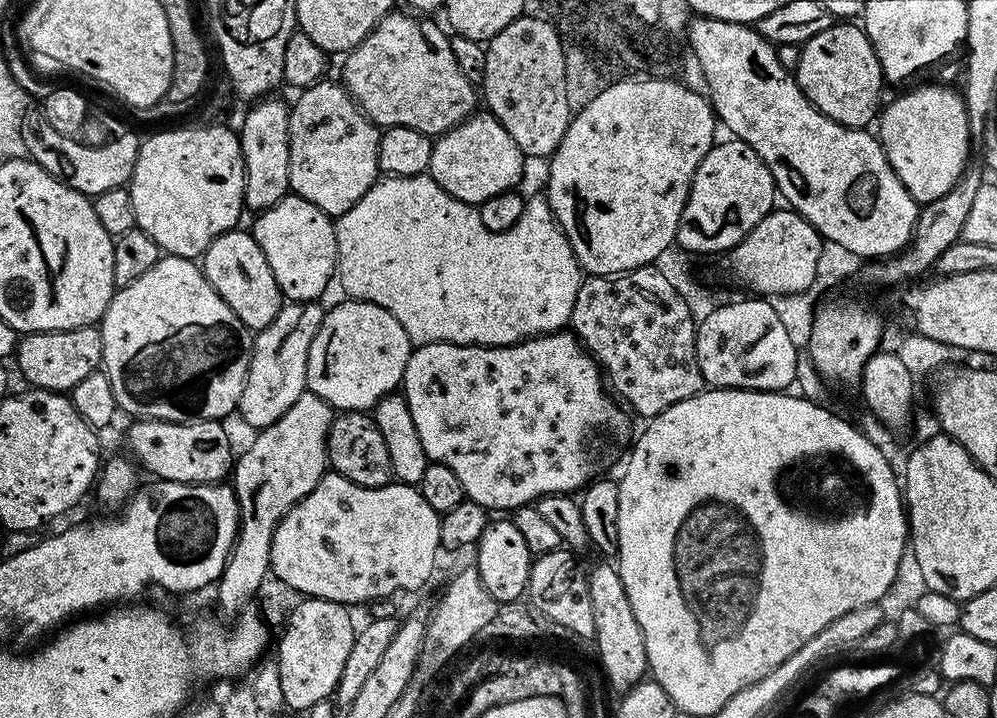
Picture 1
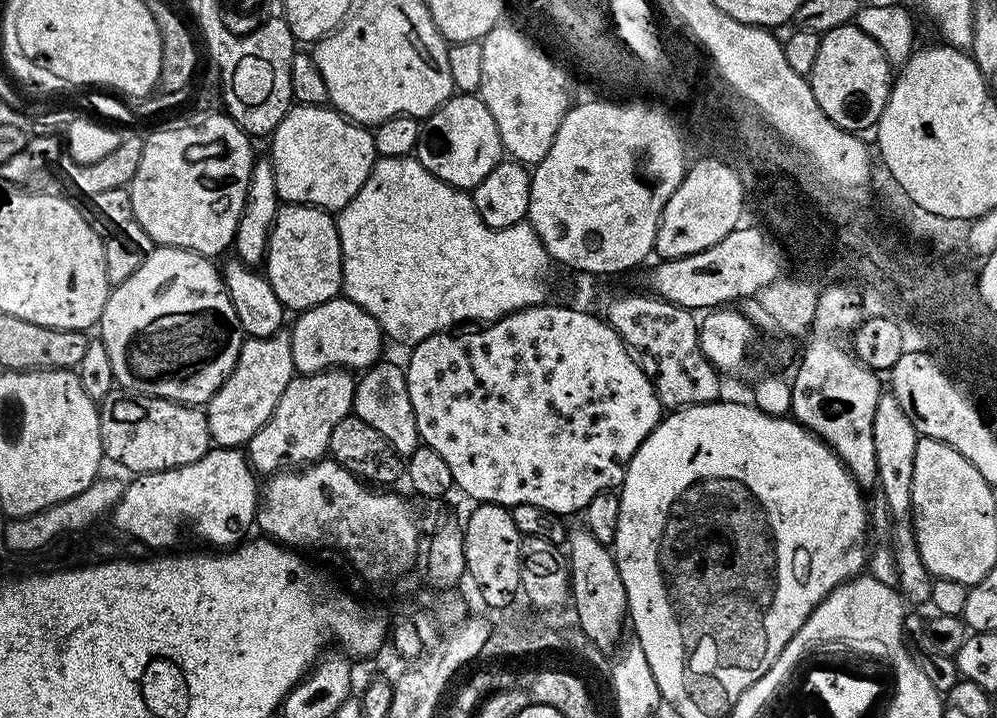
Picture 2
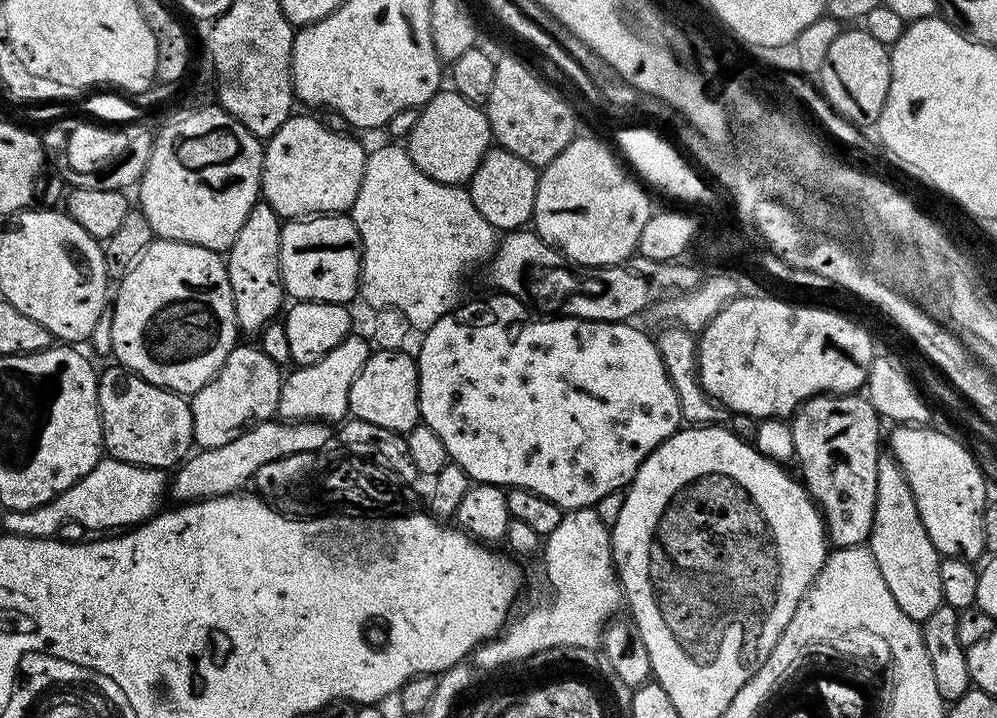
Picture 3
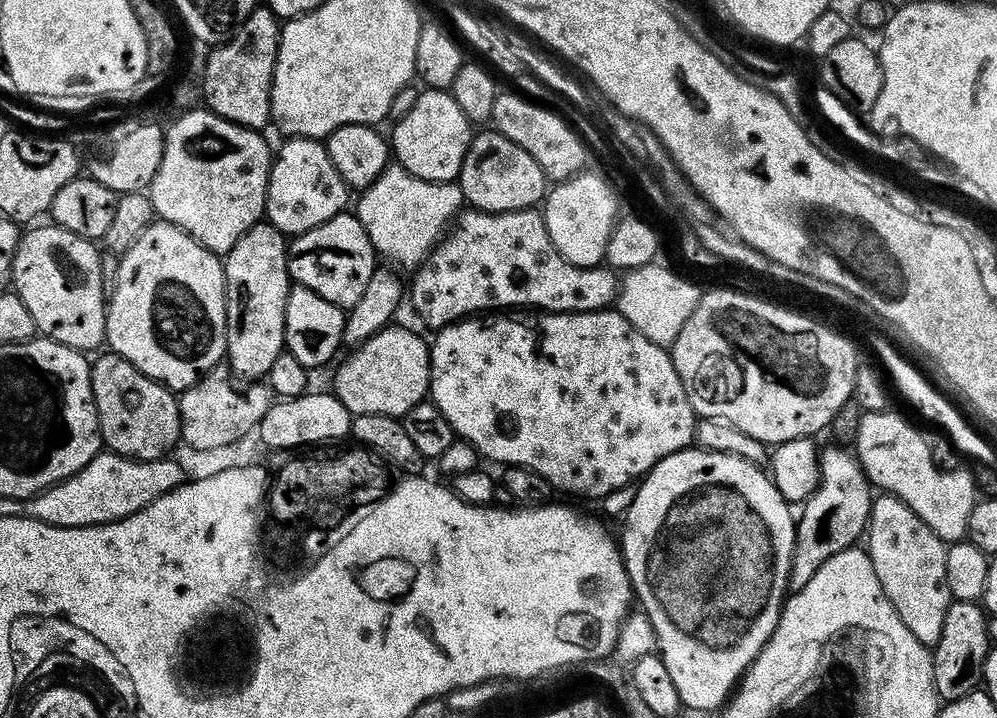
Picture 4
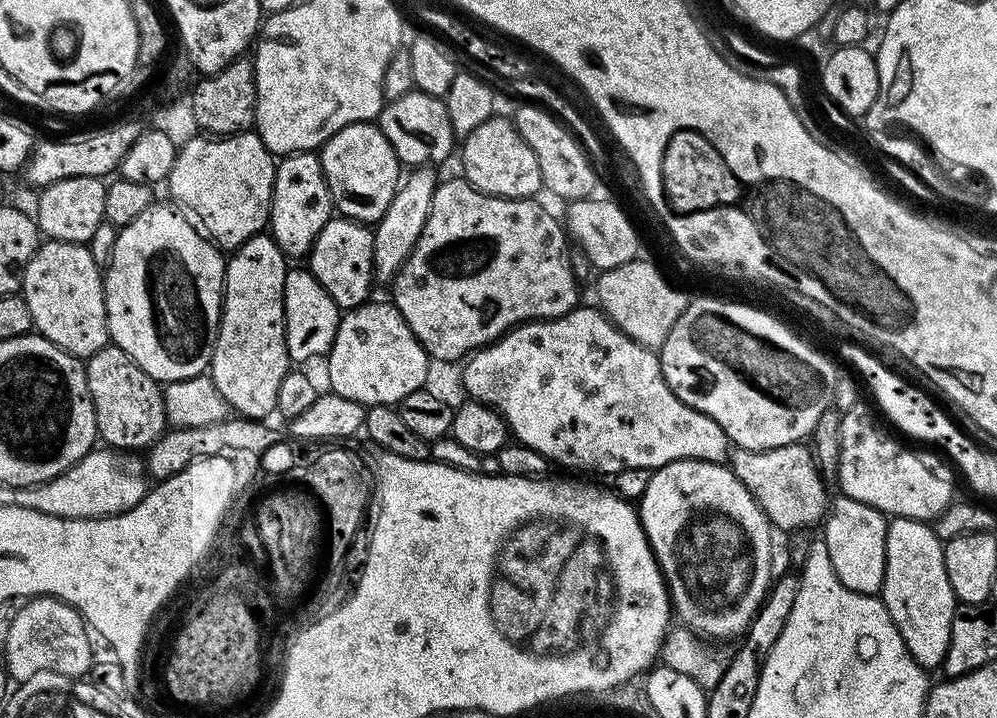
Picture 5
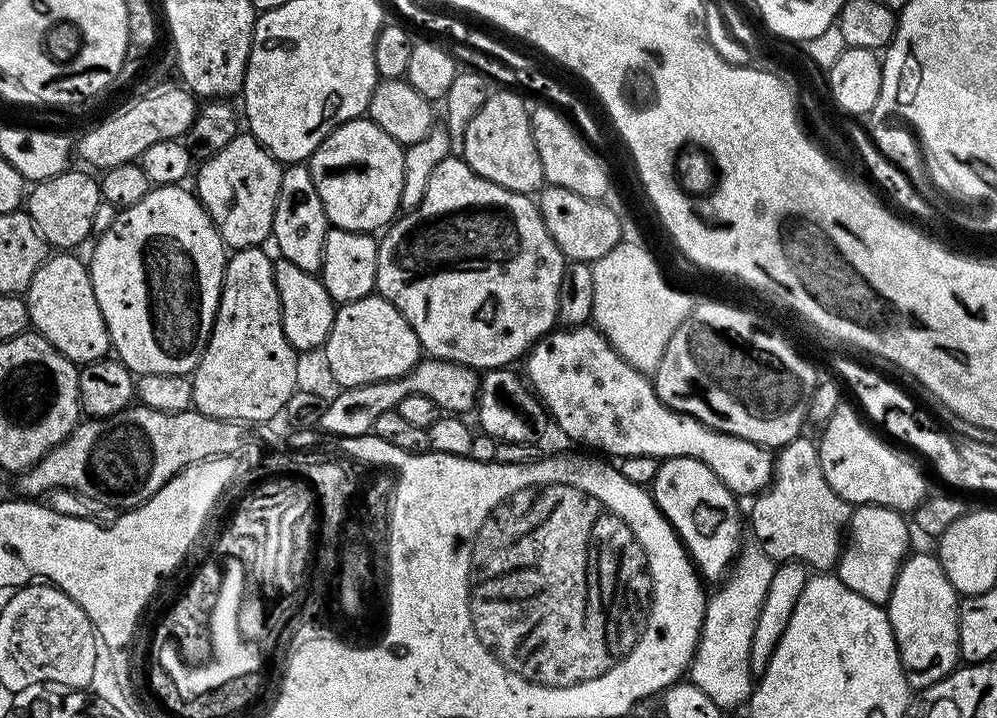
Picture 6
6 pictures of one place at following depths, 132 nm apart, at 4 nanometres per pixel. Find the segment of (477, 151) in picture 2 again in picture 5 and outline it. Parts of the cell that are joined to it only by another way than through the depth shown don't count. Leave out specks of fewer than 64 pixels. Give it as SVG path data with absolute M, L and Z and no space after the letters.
M419 90L402 94L402 98L389 100L380 110L378 127L394 146L394 154L404 166L440 166L452 152L454 135L450 116L443 99Z

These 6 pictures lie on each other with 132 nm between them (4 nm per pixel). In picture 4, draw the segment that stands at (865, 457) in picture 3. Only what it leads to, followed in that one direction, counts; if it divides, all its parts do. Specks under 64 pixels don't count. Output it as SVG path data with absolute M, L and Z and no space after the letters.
M828 448L819 453L820 480L816 489L803 501L801 512L796 520L796 537L788 575L788 592L802 590L814 574L818 574L818 566L826 562L826 558L834 558L842 550L853 547L856 540L865 535L868 517L872 514L874 489L869 484L866 474L860 469L860 462L851 451L844 448Z

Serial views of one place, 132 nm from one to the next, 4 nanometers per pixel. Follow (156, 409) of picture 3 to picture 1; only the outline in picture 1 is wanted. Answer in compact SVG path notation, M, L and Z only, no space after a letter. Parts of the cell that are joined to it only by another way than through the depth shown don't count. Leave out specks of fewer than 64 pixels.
M140 418L128 428L128 448L138 464L140 459L139 467L153 472L151 475L155 479L183 484L218 484L234 468L232 440L224 426L218 420L194 420L191 424L183 424Z

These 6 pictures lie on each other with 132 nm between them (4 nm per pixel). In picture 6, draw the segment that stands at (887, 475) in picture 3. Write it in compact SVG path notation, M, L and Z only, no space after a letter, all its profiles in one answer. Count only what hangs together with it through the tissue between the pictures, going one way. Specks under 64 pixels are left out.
M913 551L900 565L900 573L886 605L894 642L906 674L909 689L919 690L942 682L961 663L958 646L958 614L960 600L950 578L940 565L939 555Z

